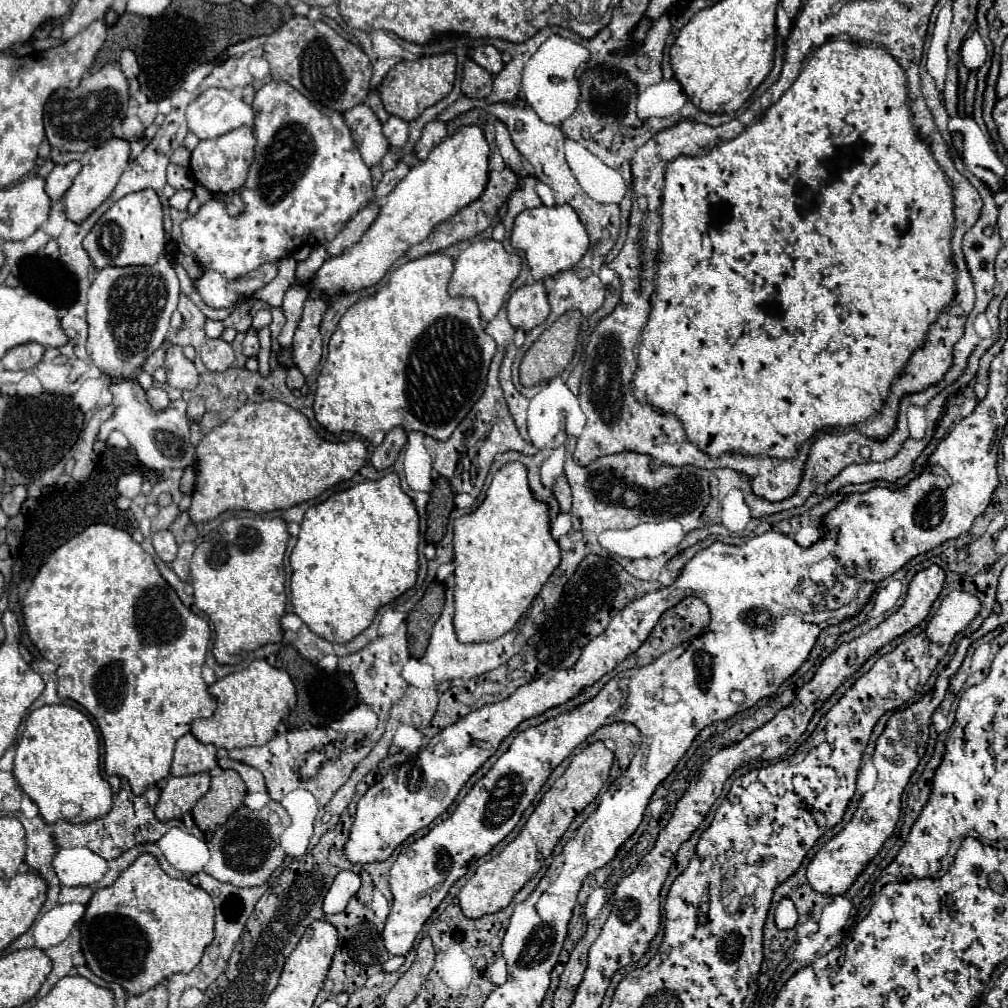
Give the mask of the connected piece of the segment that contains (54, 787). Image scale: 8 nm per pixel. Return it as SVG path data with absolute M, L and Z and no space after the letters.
M44 705L32 711L26 719L26 729L20 737L14 757L14 777L24 793L38 805L40 815L50 825L66 819L72 823L92 821L102 817L112 809L112 791L110 783L100 775L100 739L98 733L86 715L70 705Z

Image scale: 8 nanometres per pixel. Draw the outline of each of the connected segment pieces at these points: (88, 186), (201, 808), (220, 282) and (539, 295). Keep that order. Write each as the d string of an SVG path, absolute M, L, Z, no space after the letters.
M112 137L100 146L91 147L86 154L86 164L82 166L82 171L78 173L78 177L72 183L72 187L68 189L68 193L62 197L62 201L66 203L66 217L76 223L84 221L84 217L88 217L98 205L102 205L110 197L112 189L116 187L116 181L120 179L120 175L128 167L130 141L120 139L120 137Z
M222 769L214 773L208 793L202 795L192 809L196 825L204 833L218 829L242 805L244 795L246 795L246 785L238 775L238 771Z
M264 263L256 271L232 281L224 279L216 271L204 271L204 275L194 281L194 285L206 305L222 309L246 301L258 289L268 285L276 277L276 273L278 273L278 263Z
M534 281L528 285L522 285L516 289L508 299L508 321L524 331L530 331L532 327L540 325L548 313L548 297L542 281Z

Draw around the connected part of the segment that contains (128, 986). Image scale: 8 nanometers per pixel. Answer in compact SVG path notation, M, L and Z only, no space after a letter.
M142 853L128 869L120 873L114 885L98 889L86 905L86 915L80 923L82 951L86 965L104 981L114 981L130 995L140 995L174 973L190 973L204 947L214 939L214 903L202 887L192 885L188 879L168 877L154 855Z

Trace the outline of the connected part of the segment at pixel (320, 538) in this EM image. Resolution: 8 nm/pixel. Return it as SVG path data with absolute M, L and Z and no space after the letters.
M388 473L382 479L376 481L362 481L350 489L339 491L330 495L326 501L312 505L306 515L304 521L300 525L300 535L298 541L292 549L290 555L290 567L292 567L292 579L290 579L290 591L292 591L292 605L294 605L294 613L320 637L332 641L332 643L348 643L352 637L356 637L358 633L362 633L374 619L378 607L388 605L390 601L394 601L396 597L400 597L406 589L410 589L416 583L416 573L418 573L418 543L420 543L420 523L418 523L418 511L414 501L402 491L400 487L400 477L398 473Z

